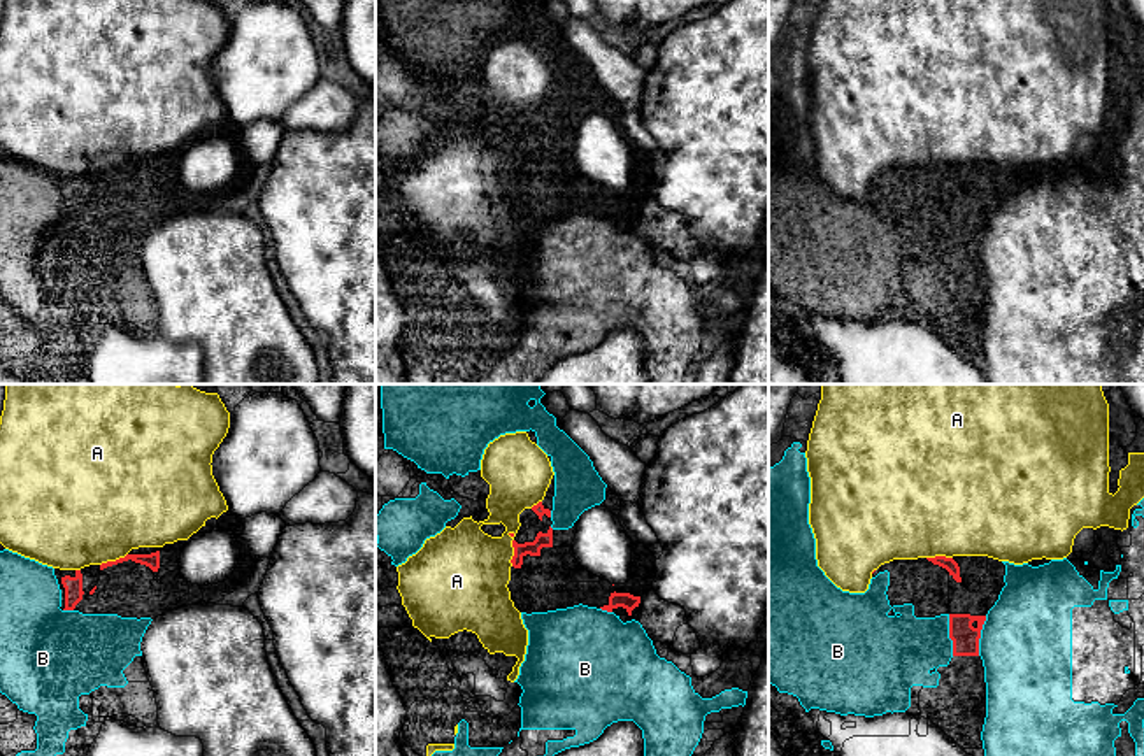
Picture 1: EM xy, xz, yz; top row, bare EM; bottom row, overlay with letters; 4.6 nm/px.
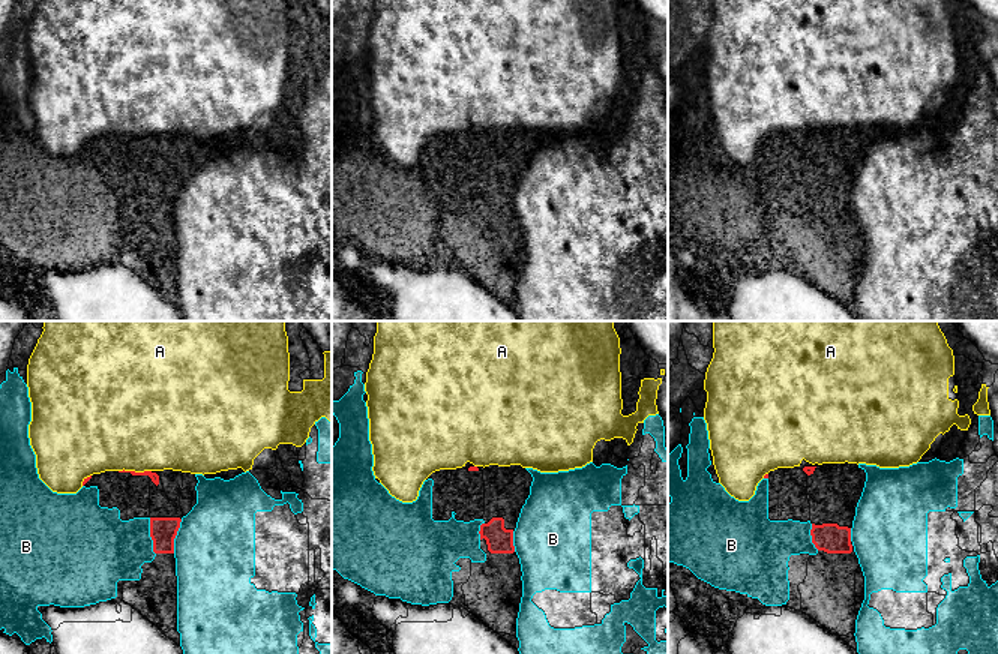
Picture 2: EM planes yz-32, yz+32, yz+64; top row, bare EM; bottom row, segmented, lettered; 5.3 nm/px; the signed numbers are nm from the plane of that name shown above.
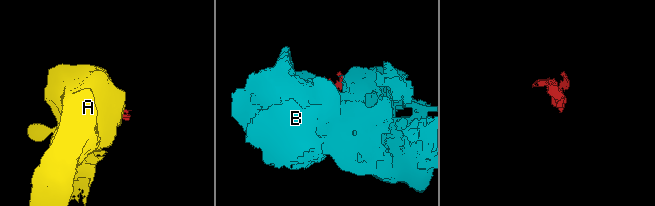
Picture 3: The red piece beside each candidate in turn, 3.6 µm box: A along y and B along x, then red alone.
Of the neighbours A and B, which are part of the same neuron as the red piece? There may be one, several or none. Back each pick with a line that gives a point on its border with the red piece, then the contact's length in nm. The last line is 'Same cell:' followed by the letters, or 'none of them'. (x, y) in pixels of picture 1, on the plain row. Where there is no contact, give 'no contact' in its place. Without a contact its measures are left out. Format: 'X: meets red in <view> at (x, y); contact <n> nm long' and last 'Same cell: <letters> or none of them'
B: meets red in yz at (950, 242); contact 190 nm long
Same cell: B

